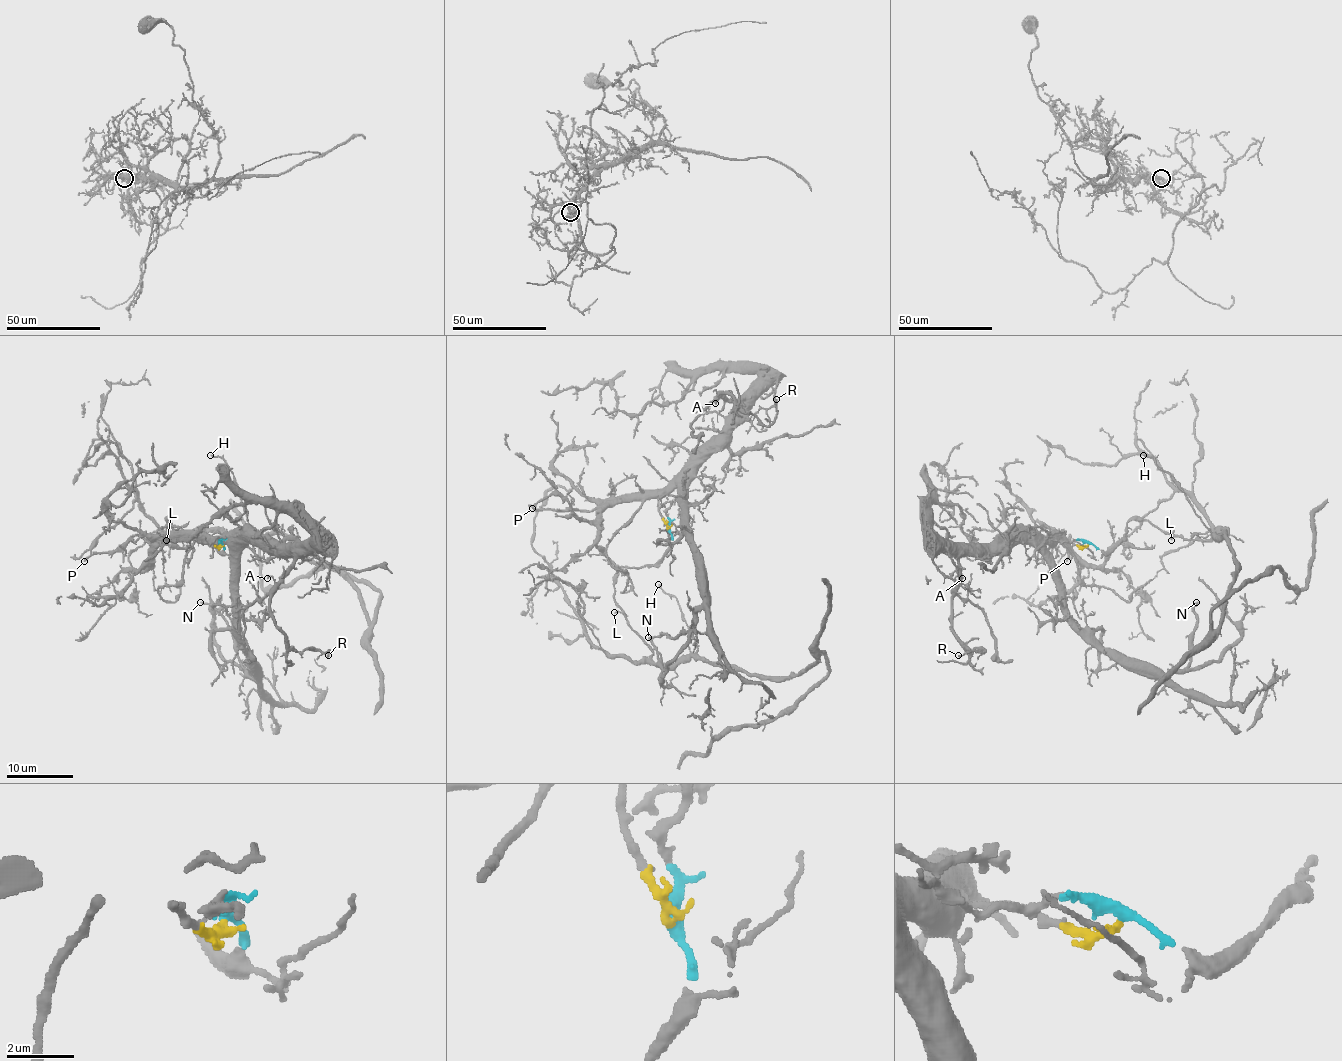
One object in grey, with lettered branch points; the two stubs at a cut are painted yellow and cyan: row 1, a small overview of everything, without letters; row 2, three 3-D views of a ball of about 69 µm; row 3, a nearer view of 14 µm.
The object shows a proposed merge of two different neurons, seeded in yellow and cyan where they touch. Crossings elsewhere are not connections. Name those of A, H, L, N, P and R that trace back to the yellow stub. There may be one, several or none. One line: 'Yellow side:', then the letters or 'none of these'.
Yellow side: A, N, P, R

